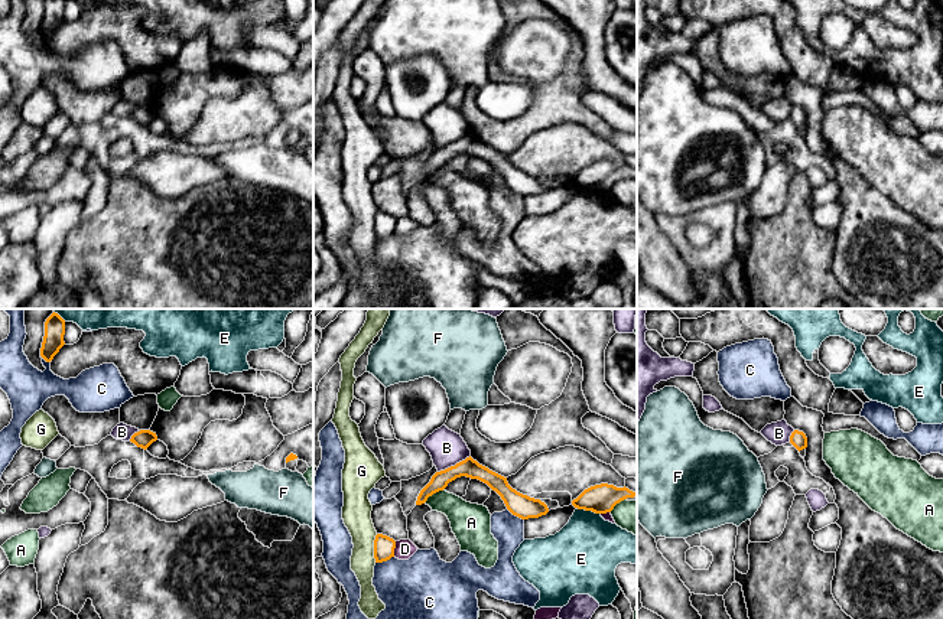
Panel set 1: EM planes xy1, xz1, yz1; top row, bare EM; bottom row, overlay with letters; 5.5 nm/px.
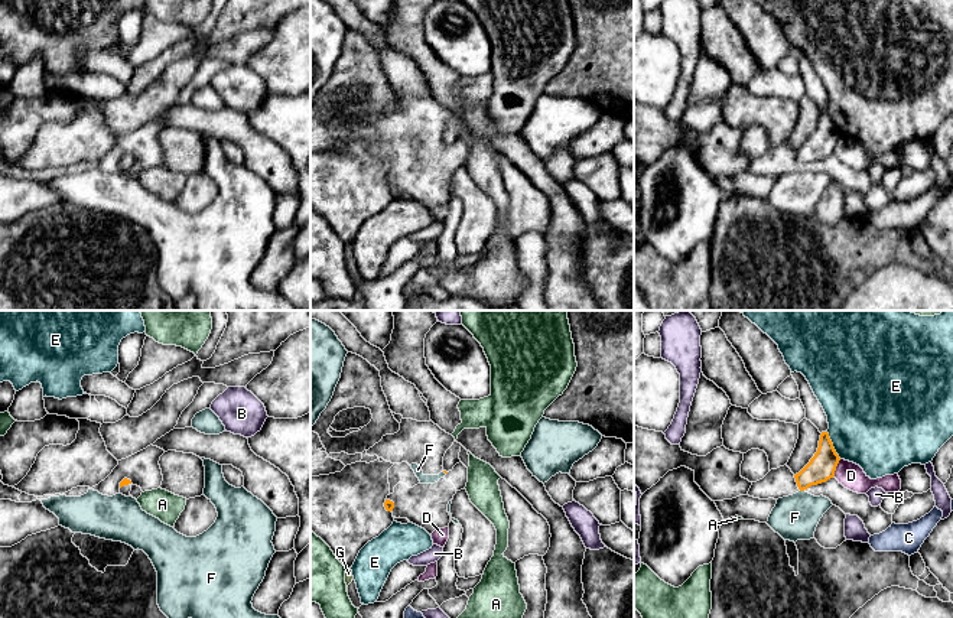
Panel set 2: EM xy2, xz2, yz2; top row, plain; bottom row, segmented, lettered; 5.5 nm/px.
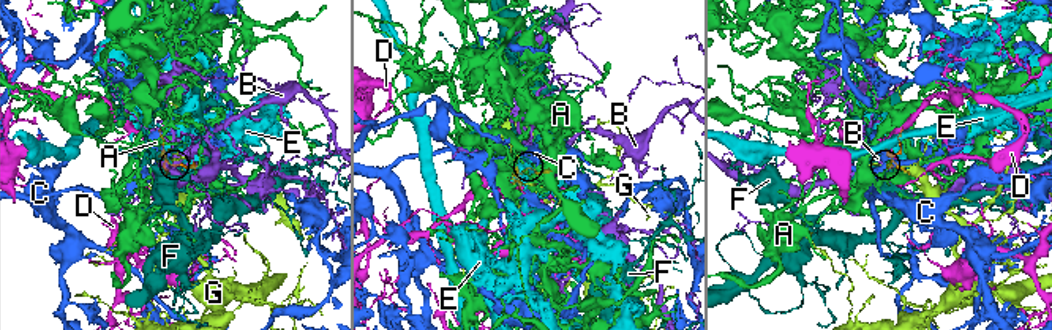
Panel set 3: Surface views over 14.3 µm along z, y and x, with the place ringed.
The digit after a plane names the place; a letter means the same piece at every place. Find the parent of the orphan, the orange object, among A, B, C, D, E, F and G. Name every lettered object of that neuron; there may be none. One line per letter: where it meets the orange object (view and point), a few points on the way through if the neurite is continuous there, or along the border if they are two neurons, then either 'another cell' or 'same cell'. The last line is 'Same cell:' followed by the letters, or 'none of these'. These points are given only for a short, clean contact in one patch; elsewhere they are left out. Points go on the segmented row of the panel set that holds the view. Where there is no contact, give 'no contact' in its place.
A: xz1 (433, 492) | another cell
B: xz1 (455, 465) | along xz1 (470, 455), (438, 472) | another cell
C: xz1 (384, 560) | another cell
D: yz2 (835, 468) | another cell
E: yz2 (832, 445) | another cell
F: yz2 (802, 490) | along yz2 (800, 490), (803, 491) | another cell
G: xz1 (374, 549) | another cell
Same cell: none of these

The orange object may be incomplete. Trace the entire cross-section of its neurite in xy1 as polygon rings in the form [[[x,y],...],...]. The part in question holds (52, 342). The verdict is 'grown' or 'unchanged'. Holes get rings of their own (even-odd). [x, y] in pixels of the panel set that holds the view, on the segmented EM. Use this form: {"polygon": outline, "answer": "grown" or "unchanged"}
{"polygon": [[[52,313],[45,322],[45,336],[40,348],[40,356],[51,362],[59,349],[65,345],[65,320],[58,315]]], "answer": "unchanged"}

